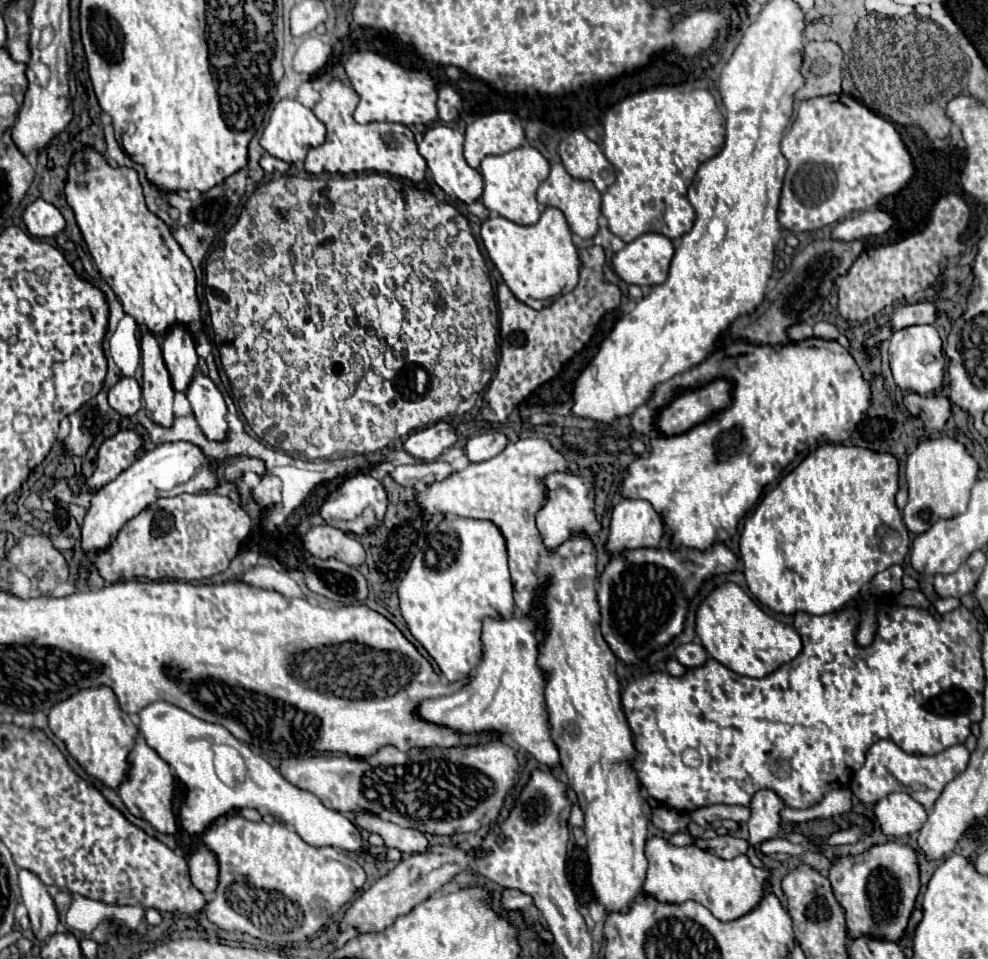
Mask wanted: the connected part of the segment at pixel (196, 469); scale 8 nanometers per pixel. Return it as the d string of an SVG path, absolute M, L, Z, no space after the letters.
M185 441L159 445L153 451L139 457L129 469L119 473L105 487L95 491L95 495L91 499L91 507L83 521L83 533L81 533L83 549L99 551L99 549L109 547L111 541L117 537L119 529L129 519L133 519L137 513L141 513L147 505L155 503L157 499L213 489L219 485L219 481L221 481L221 477L209 469L209 459L201 453L199 447L185 443Z

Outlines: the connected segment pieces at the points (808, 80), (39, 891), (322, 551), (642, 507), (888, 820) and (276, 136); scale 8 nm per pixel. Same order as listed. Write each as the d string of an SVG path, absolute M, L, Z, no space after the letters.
M809 41L801 73L805 87L797 91L797 99L813 99L821 95L841 93L843 53L833 41Z
M27 869L19 871L19 887L21 887L23 905L27 907L29 913L31 931L39 941L45 941L47 937L57 933L59 915L55 903L47 893L45 885L39 881L39 877Z
M331 525L311 527L311 531L303 537L303 543L311 555L321 559L333 557L349 567L359 567L361 561L365 561L363 545L355 537L349 537Z
M627 499L613 509L607 553L623 553L625 549L657 547L665 535L665 523L645 499Z
M891 793L875 803L875 817L879 819L885 835L901 837L919 831L927 821L927 811L911 795Z
M281 99L269 119L269 125L263 131L261 137L261 147L287 163L295 163L295 161L303 161L307 151L313 147L319 147L321 143L325 143L325 125L313 115L311 109L307 109L305 105L301 105L297 99Z

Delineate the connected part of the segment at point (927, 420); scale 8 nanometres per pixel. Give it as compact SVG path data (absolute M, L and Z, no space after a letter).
M907 393L903 397L903 405L911 415L919 417L929 431L941 431L941 427L951 415L951 403L943 395L921 397L917 393Z

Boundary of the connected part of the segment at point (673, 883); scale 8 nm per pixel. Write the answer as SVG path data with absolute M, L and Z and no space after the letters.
M653 837L647 841L645 855L649 861L649 869L643 891L647 895L653 895L657 901L667 903L683 903L689 899L697 901L705 905L719 921L733 921L757 907L763 897L765 881L769 877L769 871L753 867L747 855L739 855L731 861L725 861L693 845L669 845L661 837Z

